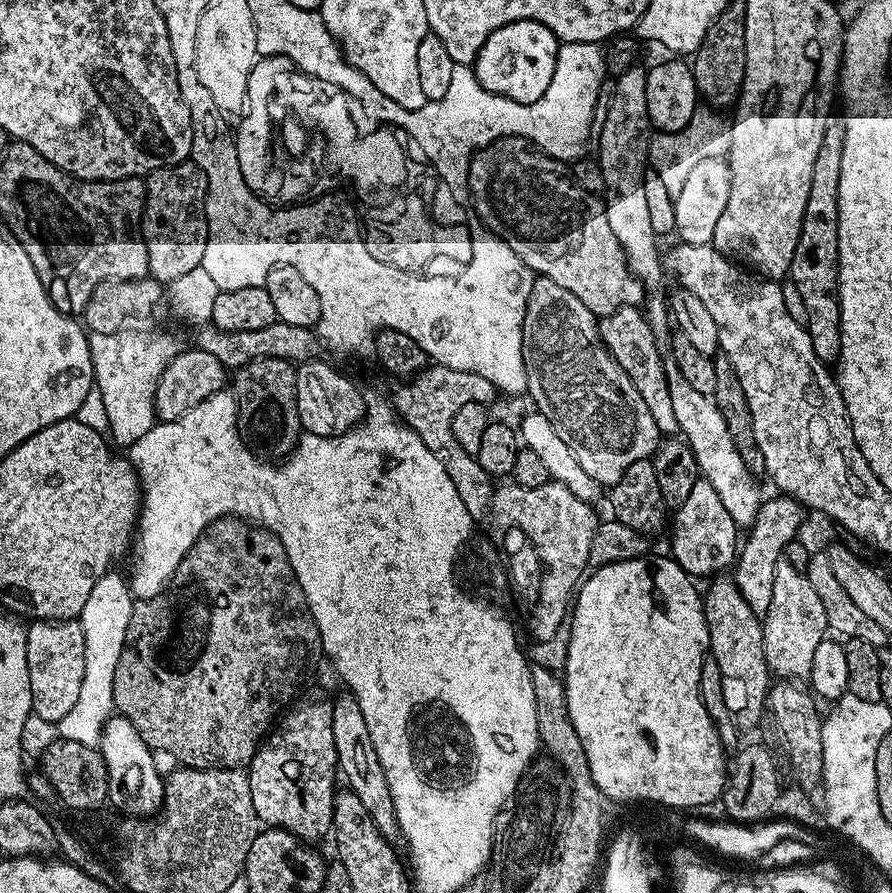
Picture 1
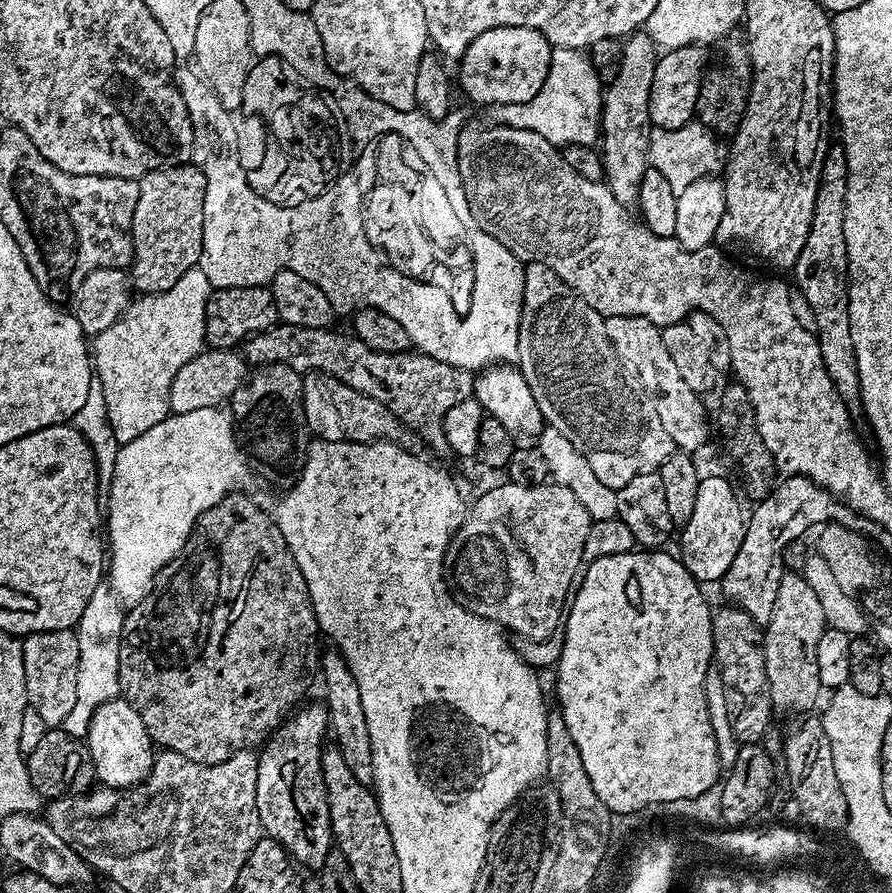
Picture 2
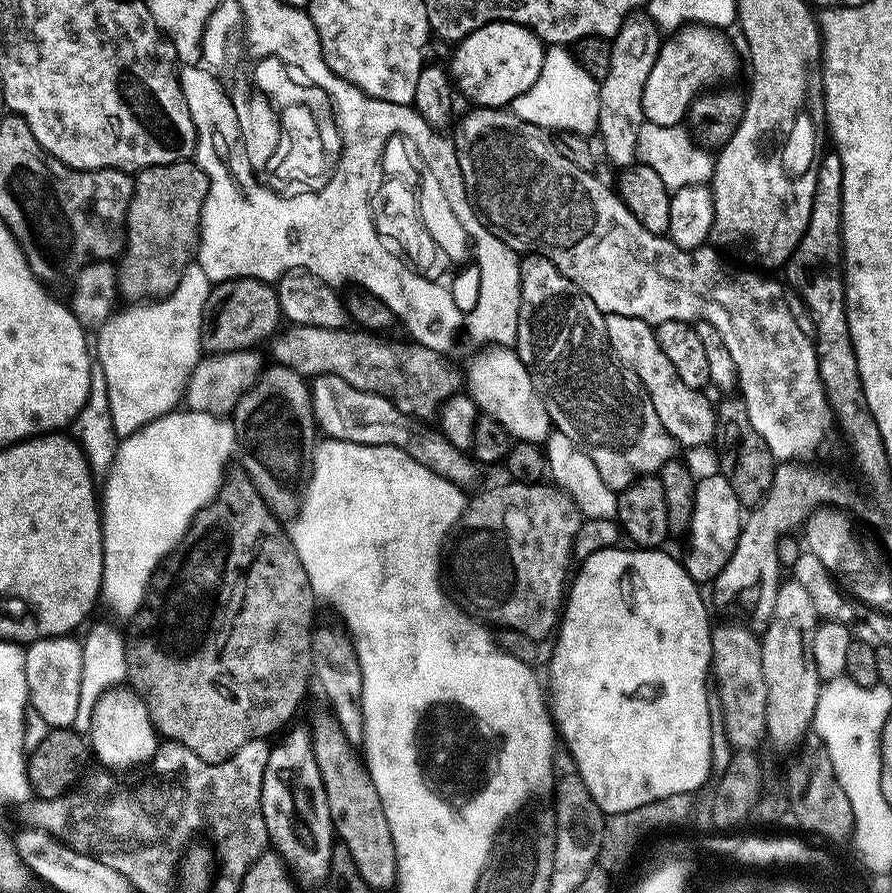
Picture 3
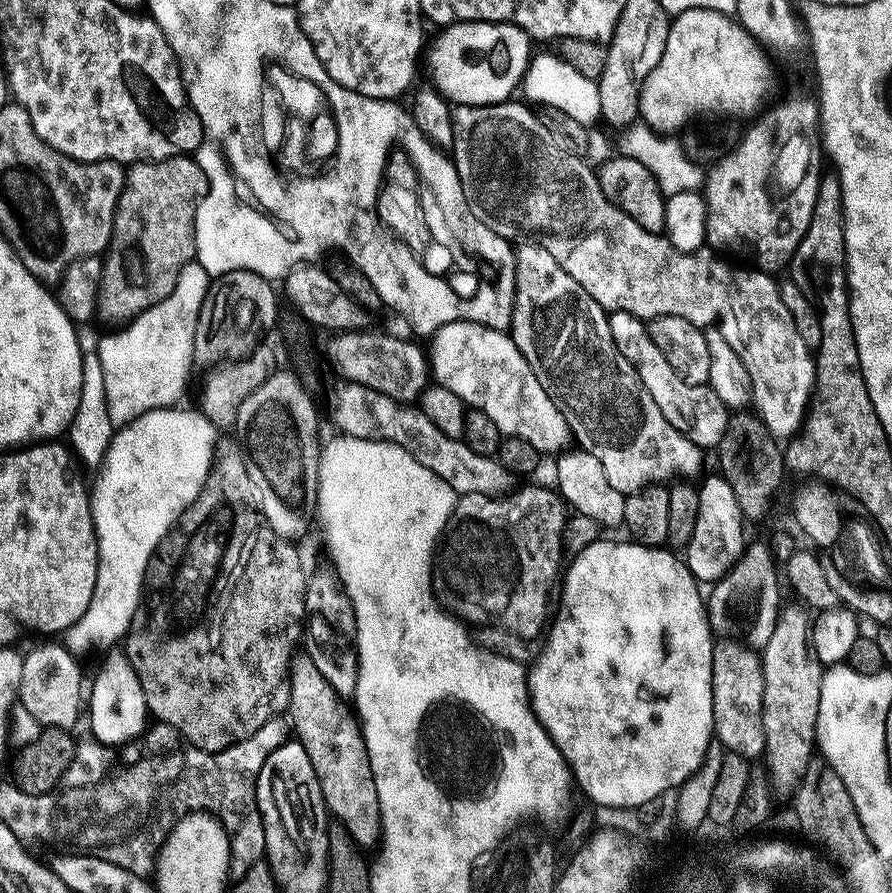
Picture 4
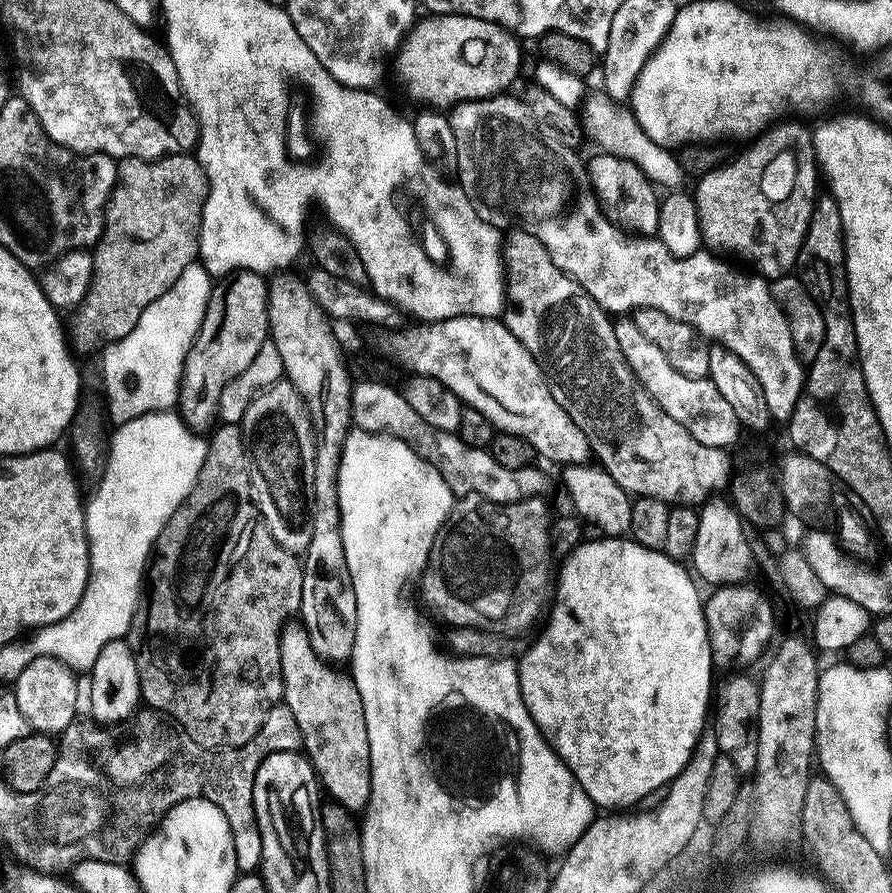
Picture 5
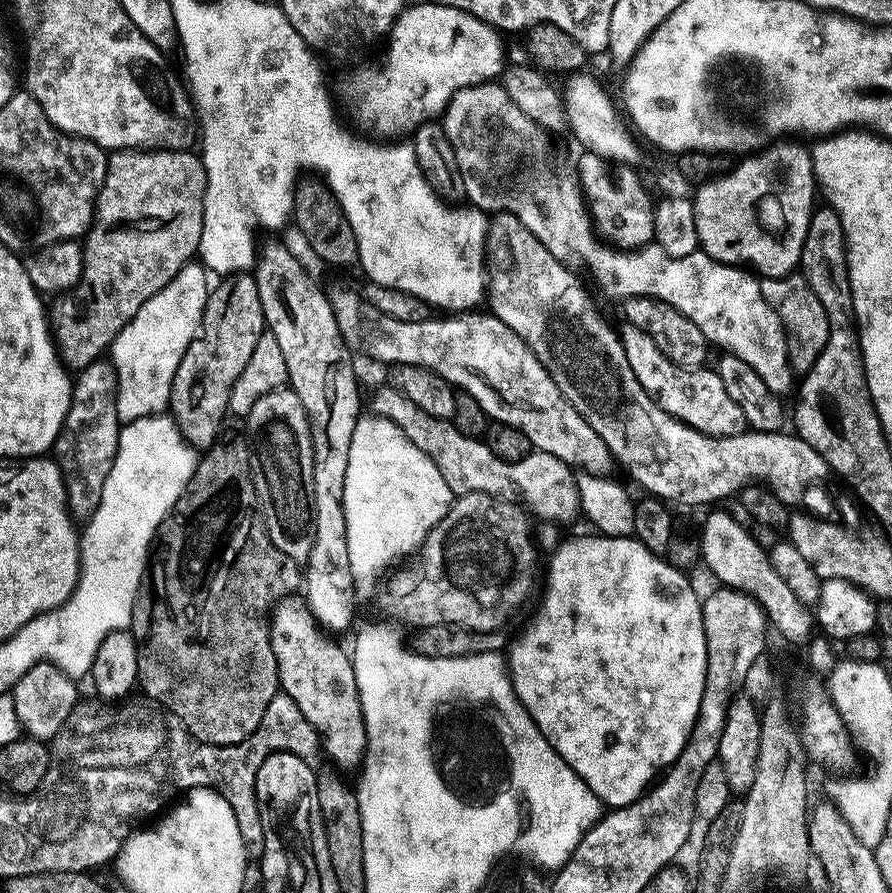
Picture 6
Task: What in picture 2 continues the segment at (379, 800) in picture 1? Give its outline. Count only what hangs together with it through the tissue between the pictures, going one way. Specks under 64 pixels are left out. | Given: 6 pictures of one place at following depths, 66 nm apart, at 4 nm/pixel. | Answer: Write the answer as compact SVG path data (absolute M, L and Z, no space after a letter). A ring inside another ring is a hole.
M331 650L319 657L318 672L324 675L324 696L328 710L328 722L331 735L336 735L335 747L346 758L346 766L354 770L354 778L358 782L371 785L374 780L374 766L372 765L372 747L370 746L370 730L366 710L362 710L362 694L352 673L352 665L340 650ZM328 699L328 700L327 700Z

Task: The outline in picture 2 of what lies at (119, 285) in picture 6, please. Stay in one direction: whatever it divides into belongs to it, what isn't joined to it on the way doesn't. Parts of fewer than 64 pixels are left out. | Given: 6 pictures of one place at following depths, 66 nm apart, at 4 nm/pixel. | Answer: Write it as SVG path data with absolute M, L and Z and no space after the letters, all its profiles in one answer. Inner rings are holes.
M191 163L175 164L141 176L138 186L138 206L134 206L132 219L132 263L130 284L140 294L155 294L170 290L186 270L197 267L204 253L204 203L206 202L206 178Z

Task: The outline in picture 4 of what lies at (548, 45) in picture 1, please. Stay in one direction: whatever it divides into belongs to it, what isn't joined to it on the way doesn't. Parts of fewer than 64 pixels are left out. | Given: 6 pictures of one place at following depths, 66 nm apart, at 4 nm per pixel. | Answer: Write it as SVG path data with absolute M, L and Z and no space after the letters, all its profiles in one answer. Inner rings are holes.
M466 20L447 25L436 36L436 41L432 44L432 49L428 52L428 72L432 75L431 87L439 92L445 100L451 102L453 105L457 104L503 104L509 99L508 96L516 88L516 83L525 79L528 66L530 63L530 51L528 52L528 44L530 45L530 38L520 29L517 24L491 24L485 20Z

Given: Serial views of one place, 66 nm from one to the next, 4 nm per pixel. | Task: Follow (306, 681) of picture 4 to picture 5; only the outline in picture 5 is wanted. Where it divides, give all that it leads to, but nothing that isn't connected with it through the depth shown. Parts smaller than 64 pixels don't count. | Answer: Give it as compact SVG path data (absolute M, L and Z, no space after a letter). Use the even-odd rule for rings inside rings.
M285 623L280 630L280 661L284 679L283 703L287 704L301 728L306 755L316 769L317 777L329 797L336 799L354 814L367 809L372 794L372 767L370 766L370 738L366 730L366 714L356 681L347 671L339 672L314 650L310 633L303 623Z

